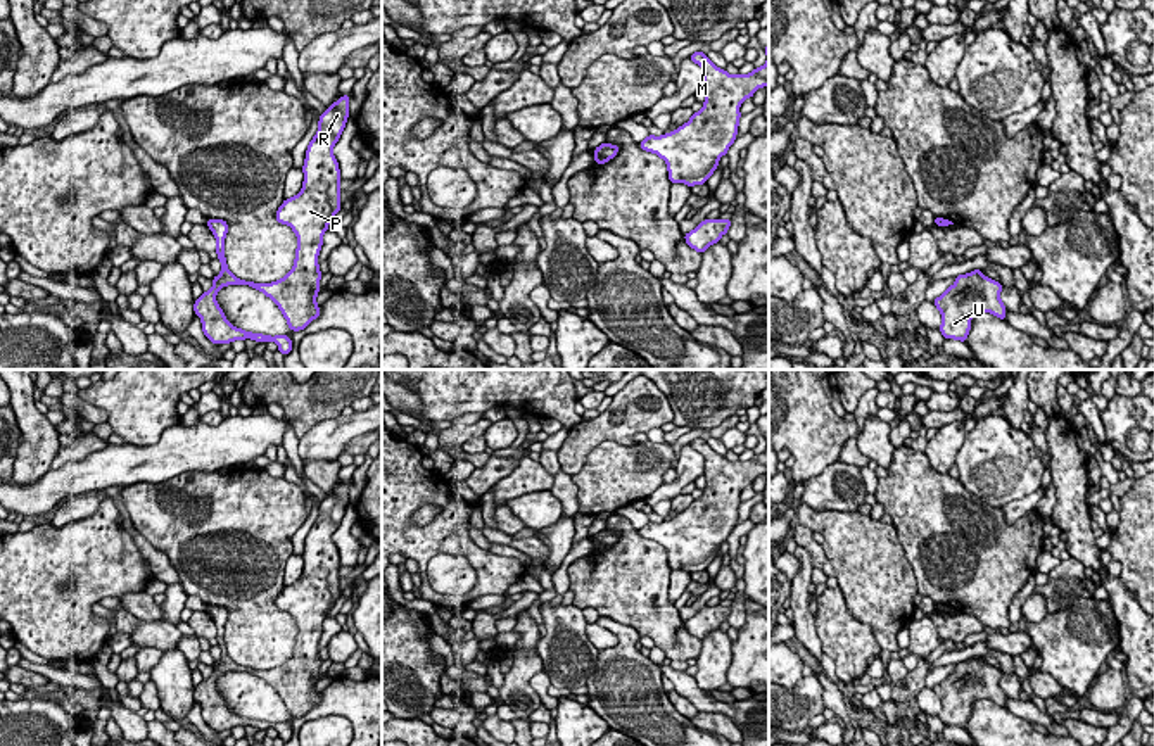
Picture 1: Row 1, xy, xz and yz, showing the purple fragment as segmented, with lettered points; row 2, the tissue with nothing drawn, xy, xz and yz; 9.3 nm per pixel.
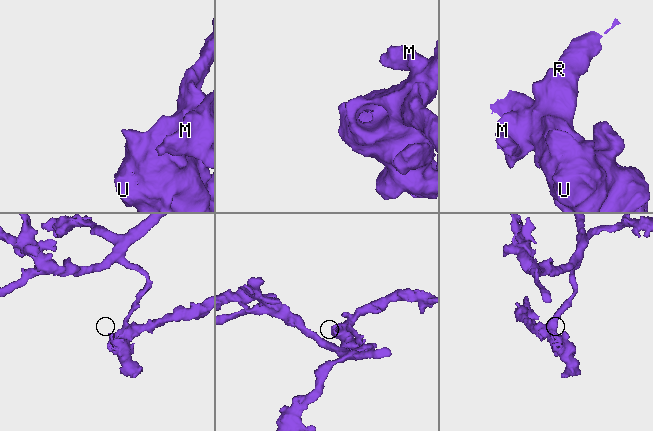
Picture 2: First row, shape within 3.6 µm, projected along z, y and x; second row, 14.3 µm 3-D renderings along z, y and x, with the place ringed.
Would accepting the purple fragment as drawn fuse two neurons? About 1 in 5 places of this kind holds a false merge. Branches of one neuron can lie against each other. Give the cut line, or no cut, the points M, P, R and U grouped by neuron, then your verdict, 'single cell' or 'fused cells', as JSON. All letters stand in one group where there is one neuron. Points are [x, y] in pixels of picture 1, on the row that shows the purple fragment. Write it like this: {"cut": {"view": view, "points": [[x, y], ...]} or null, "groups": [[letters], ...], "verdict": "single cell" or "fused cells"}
{"cut": null, "groups": [["M", "P", "R", "U"]], "verdict": "single cell"}

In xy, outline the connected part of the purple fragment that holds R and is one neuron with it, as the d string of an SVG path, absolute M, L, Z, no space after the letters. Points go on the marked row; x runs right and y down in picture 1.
M342 95L333 102L318 121L318 131L308 145L302 166L302 188L292 199L285 199L275 218L280 224L287 224L297 237L294 268L280 280L271 283L254 283L237 278L226 264L225 238L228 223L223 219L207 219L207 226L216 238L216 254L221 262L221 273L212 278L212 287L195 299L193 311L200 318L202 332L212 344L231 344L233 340L256 340L278 345L287 356L292 351L292 340L287 335L263 335L245 332L233 326L219 304L216 294L228 285L249 285L269 297L290 330L304 330L320 313L316 295L320 294L321 271L318 256L323 245L323 235L330 221L342 209L340 205L340 169L333 155L347 117L349 95Z

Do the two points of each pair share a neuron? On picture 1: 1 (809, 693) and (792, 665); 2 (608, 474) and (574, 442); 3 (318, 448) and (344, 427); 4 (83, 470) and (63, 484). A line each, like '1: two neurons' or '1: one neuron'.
1: two neurons
2: two neurons
3: one neuron
4: one neuron

